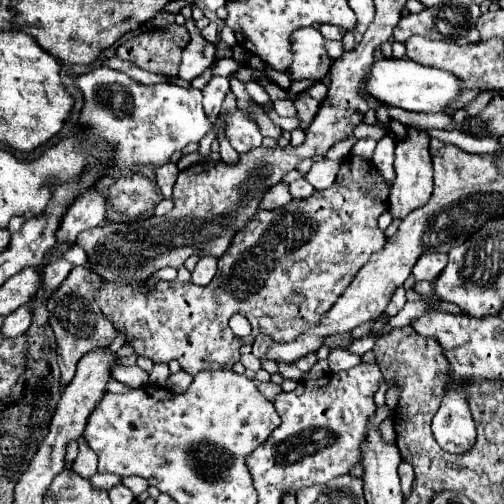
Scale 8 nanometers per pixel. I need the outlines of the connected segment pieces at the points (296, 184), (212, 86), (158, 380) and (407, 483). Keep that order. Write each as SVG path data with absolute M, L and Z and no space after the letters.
M304 178L290 182L290 184L288 184L288 190L292 192L292 198L294 198L294 200L298 200L298 198L308 198L308 196L314 192L314 188L312 188Z
M214 76L208 86L202 90L204 94L204 112L208 112L208 120L216 120L216 116L220 114L222 110L222 102L224 102L224 96L228 92L230 84L228 84L228 78L222 78L222 76Z
M154 364L152 372L150 372L150 384L164 388L164 382L168 380L168 376L170 376L170 370L166 364Z
M400 464L398 466L398 474L400 474L400 482L402 482L402 490L404 490L404 498L408 496L408 492L410 492L410 486L412 486L412 482L414 482L414 468L412 468L412 464Z

